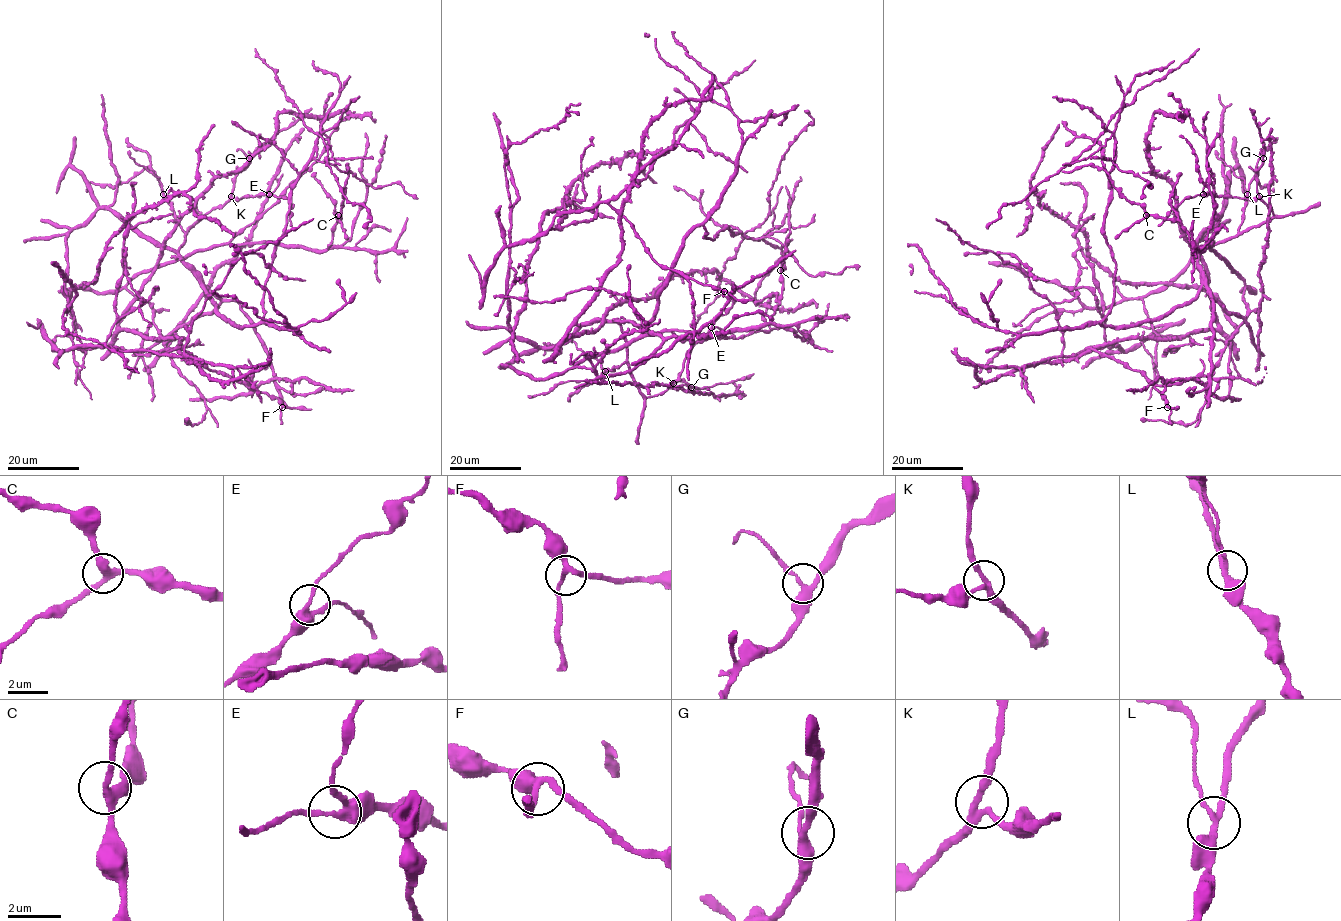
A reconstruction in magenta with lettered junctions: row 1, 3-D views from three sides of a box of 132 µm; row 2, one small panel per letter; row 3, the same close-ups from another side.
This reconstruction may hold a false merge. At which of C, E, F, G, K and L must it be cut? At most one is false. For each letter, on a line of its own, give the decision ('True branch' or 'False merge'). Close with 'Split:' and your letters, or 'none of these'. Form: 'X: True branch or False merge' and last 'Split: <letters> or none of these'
C: True branch
E: True branch
F: True branch
G: True branch
K: True branch
L: False merge
Split: L

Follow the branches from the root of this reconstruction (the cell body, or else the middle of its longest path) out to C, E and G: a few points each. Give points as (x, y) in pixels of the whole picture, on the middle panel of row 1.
C: (636, 299), (675, 275), (716, 271), (767, 305), (770, 330), (737, 338), (671, 331), (765, 326), (780, 270)
E: (636, 299), (604, 318), (620, 325), (645, 397), (677, 379), (711, 327)
G: (636, 299), (613, 306), (604, 317), (620, 325), (636, 387), (645, 397), (662, 394), (679, 380), (691, 387)

